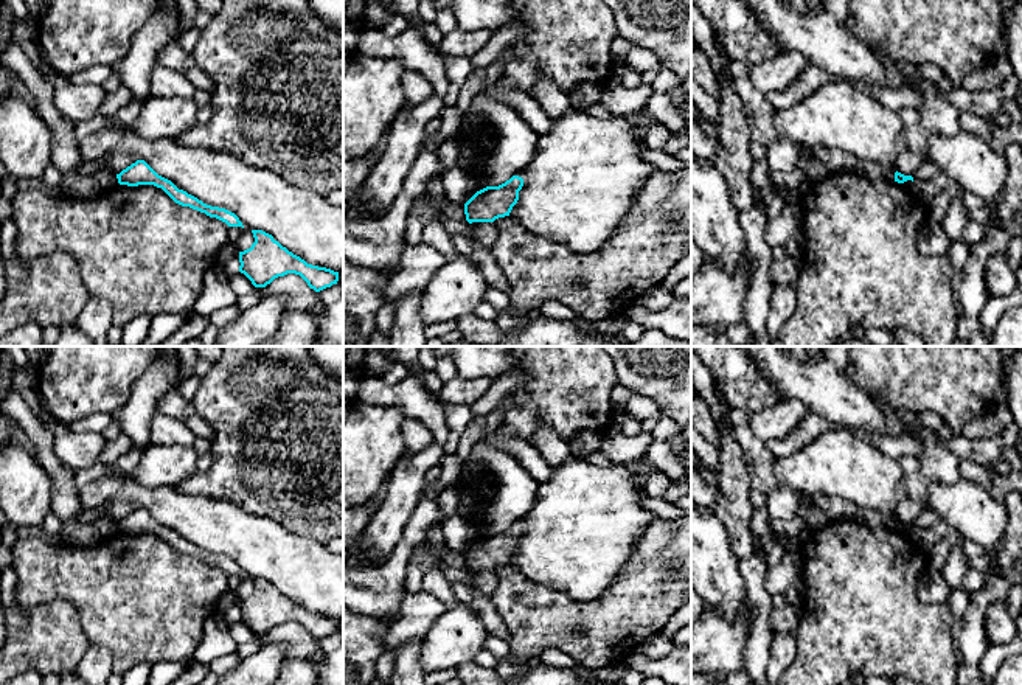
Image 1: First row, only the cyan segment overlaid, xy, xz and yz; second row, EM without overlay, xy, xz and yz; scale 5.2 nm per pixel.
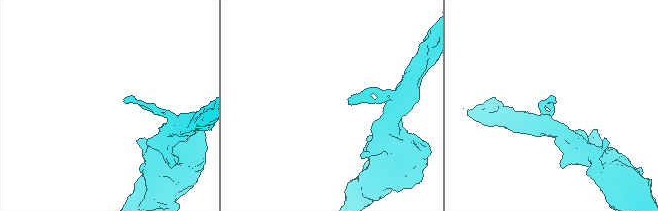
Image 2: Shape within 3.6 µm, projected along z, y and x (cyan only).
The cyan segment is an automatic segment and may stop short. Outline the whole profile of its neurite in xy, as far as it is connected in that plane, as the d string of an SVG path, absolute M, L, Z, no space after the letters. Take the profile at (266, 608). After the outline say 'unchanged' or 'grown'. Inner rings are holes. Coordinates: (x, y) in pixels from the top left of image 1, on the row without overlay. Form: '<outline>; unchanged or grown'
M252 578L252 581L255 590L250 596L239 600L239 620L255 635L266 635L275 626L287 621L300 623L315 640L337 632L339 620L308 612L262 578Z; unchanged

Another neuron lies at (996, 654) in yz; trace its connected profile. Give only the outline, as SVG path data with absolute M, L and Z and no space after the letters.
M1022 610L1016 618L1017 634L1010 643L989 645L979 666L985 683L991 683L999 666L1011 655L1022 654Z

